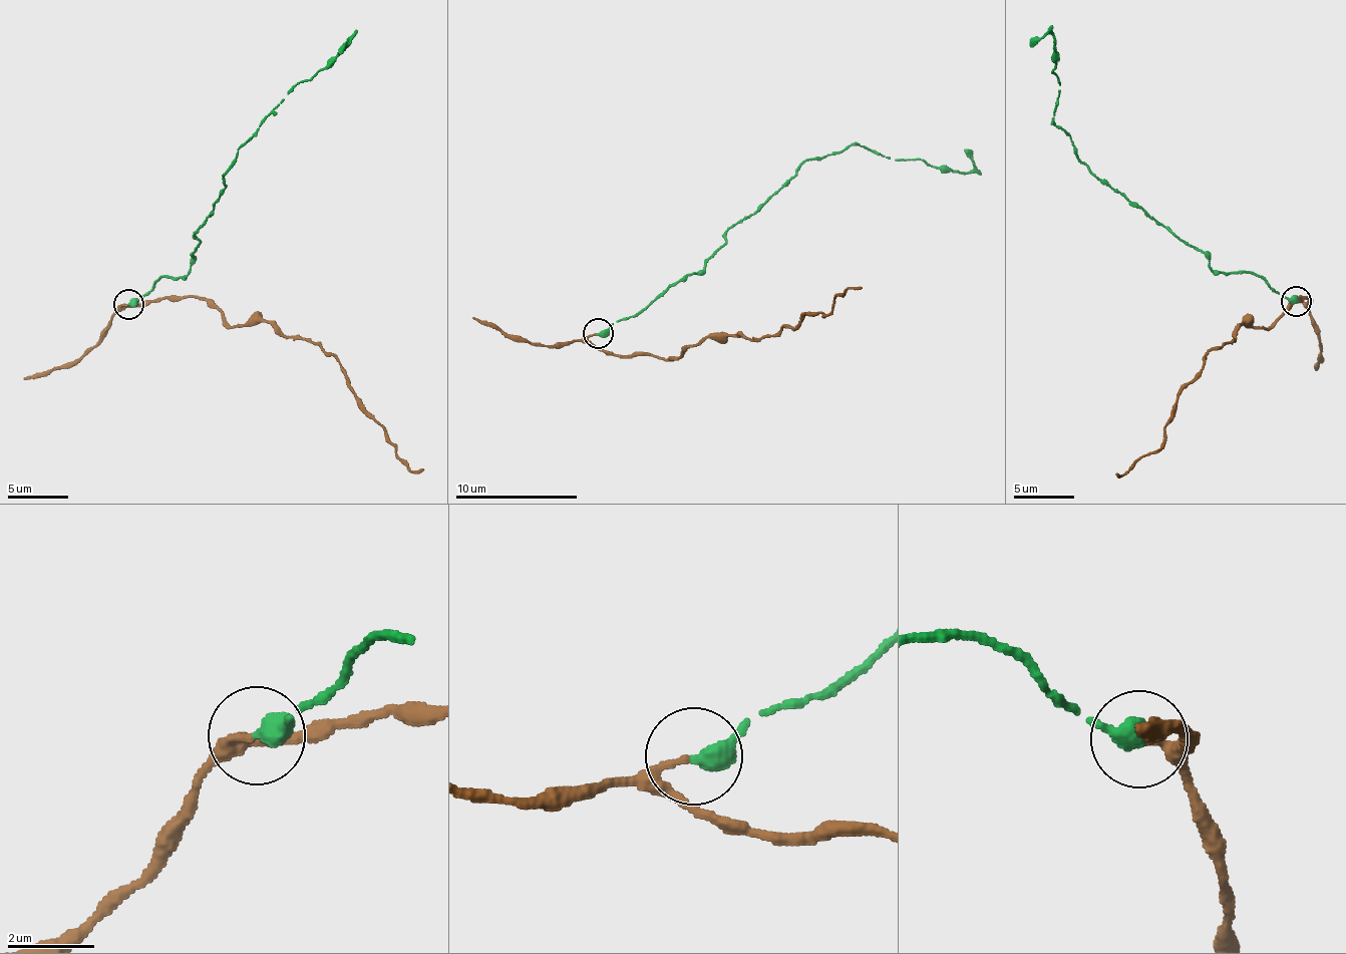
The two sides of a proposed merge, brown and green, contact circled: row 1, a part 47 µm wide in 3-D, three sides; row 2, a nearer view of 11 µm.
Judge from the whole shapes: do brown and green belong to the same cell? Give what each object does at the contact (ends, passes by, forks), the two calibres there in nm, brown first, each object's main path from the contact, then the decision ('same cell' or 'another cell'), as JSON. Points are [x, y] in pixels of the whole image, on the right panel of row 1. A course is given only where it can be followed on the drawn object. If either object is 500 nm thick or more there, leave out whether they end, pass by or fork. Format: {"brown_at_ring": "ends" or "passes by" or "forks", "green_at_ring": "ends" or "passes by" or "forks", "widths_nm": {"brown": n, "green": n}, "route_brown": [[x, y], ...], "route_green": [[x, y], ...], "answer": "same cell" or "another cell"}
{"brown_at_ring": "ends", "green_at_ring": "ends", "widths_nm": {"brown": 150, "green": 480}, "route_brown": [[1295, 300], [1309, 299], [1217, 347], [1159, 449], [1115, 472]], "route_green": [[1295, 300], [1250, 272], [1219, 274], [1078, 158], [1054, 114], [1060, 94], [1051, 72], [1053, 35], [1031, 47]], "answer": "same cell"}

